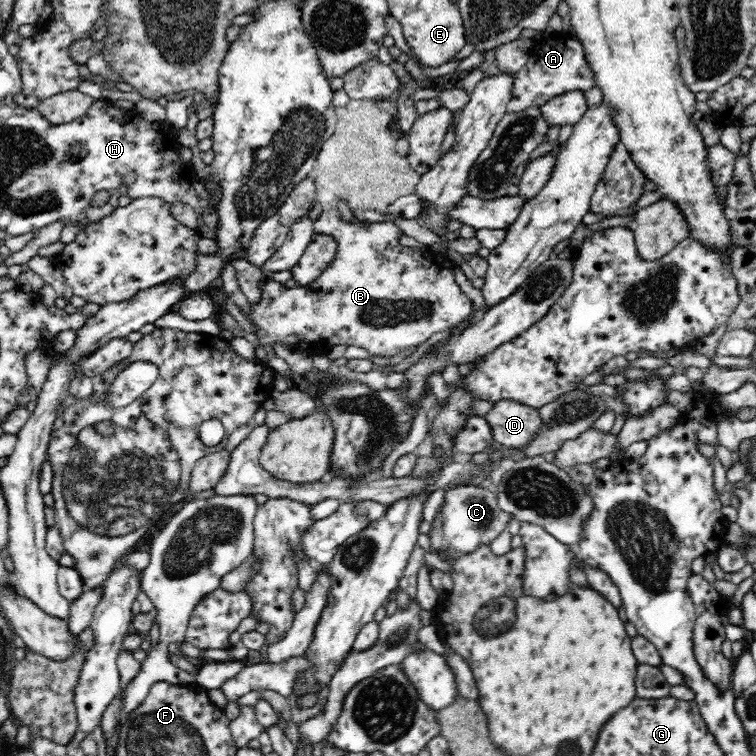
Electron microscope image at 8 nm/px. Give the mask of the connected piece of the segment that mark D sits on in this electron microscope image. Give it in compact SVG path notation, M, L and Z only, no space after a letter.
M513 400L494 402L484 418L492 427L494 440L513 450L532 442L543 426L538 409Z

